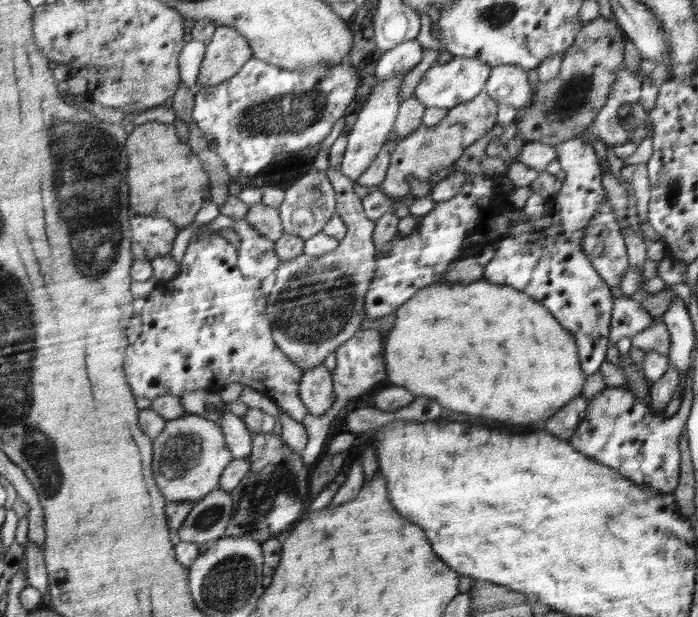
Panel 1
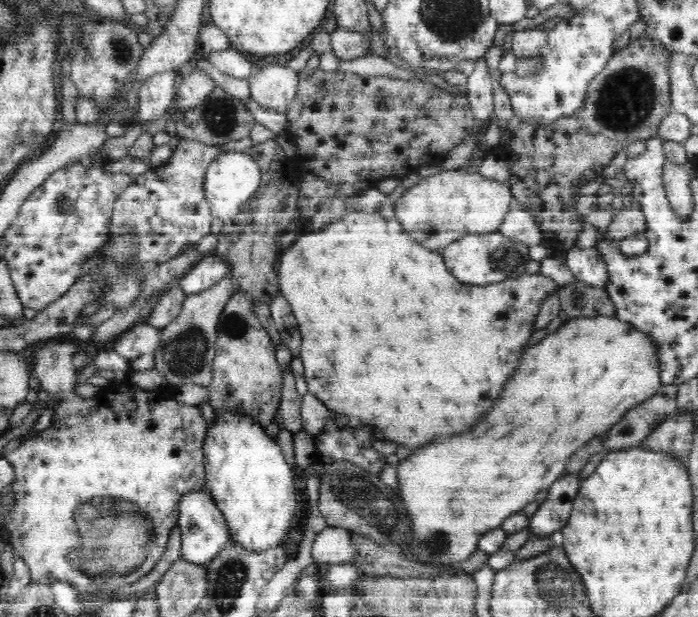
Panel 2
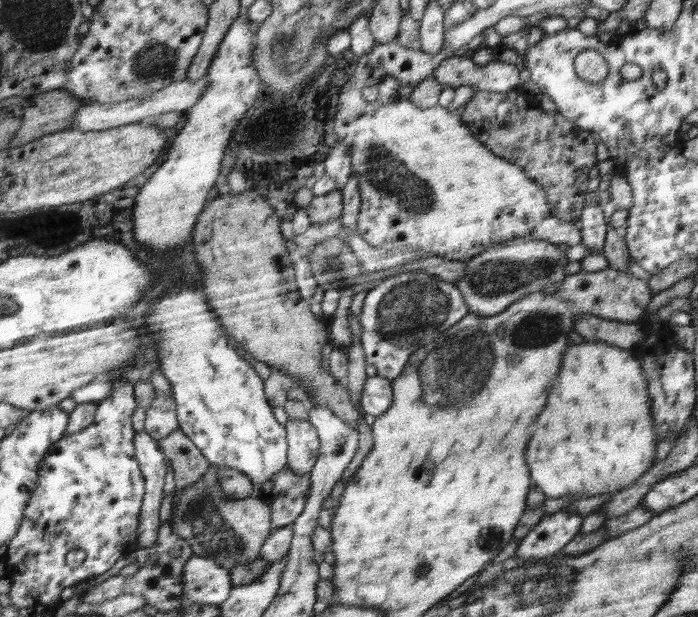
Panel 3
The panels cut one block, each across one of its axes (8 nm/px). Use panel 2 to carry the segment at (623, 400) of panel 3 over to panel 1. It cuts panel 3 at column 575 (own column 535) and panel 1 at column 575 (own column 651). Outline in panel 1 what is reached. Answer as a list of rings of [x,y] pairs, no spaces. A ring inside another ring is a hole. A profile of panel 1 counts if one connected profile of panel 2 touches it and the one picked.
[[[483,278],[466,286],[439,281],[420,289],[395,310],[394,326],[384,332],[383,352],[387,378],[393,386],[406,388],[414,396],[436,398],[442,408],[504,422],[508,427],[551,418],[581,396],[587,380],[575,335],[543,303],[516,288],[491,284]]]

